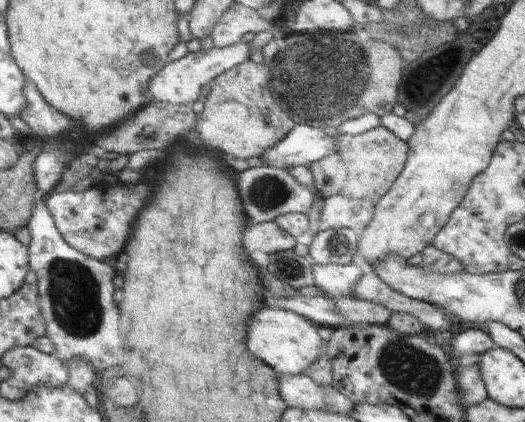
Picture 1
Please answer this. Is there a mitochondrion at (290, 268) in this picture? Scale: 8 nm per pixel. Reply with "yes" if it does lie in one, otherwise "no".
yes

